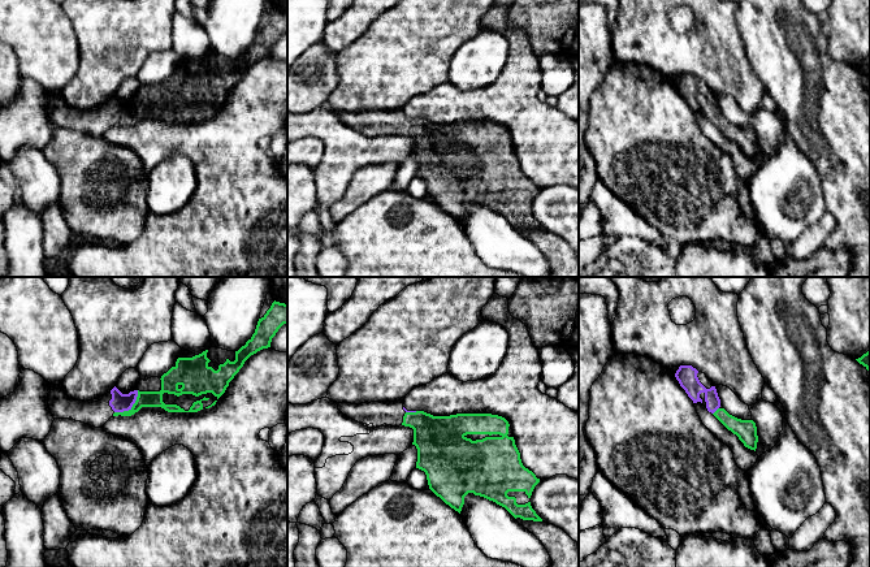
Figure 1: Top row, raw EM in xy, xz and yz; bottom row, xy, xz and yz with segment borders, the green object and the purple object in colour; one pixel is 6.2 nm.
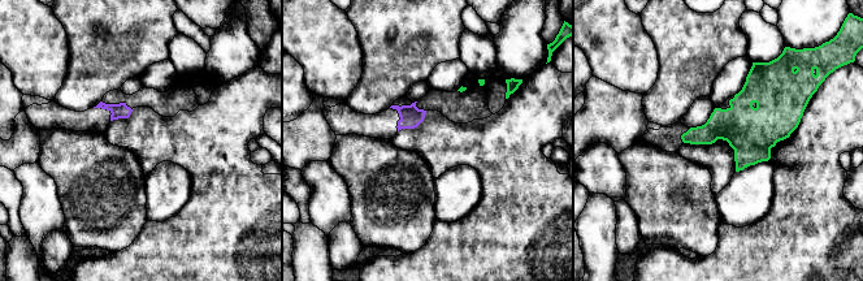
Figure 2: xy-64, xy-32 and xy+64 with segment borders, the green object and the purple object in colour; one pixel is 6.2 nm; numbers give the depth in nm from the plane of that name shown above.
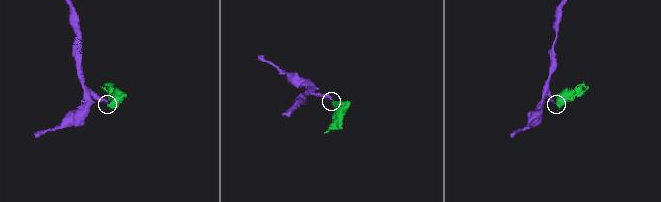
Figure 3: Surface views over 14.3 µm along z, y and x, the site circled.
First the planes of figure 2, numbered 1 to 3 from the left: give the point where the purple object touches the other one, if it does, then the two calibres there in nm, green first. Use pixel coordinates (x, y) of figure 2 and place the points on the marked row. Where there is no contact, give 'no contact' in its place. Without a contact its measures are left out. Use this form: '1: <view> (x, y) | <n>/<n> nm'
1: no contact
2: no contact
3: no contact

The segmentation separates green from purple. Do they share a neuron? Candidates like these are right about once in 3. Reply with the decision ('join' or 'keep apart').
join

